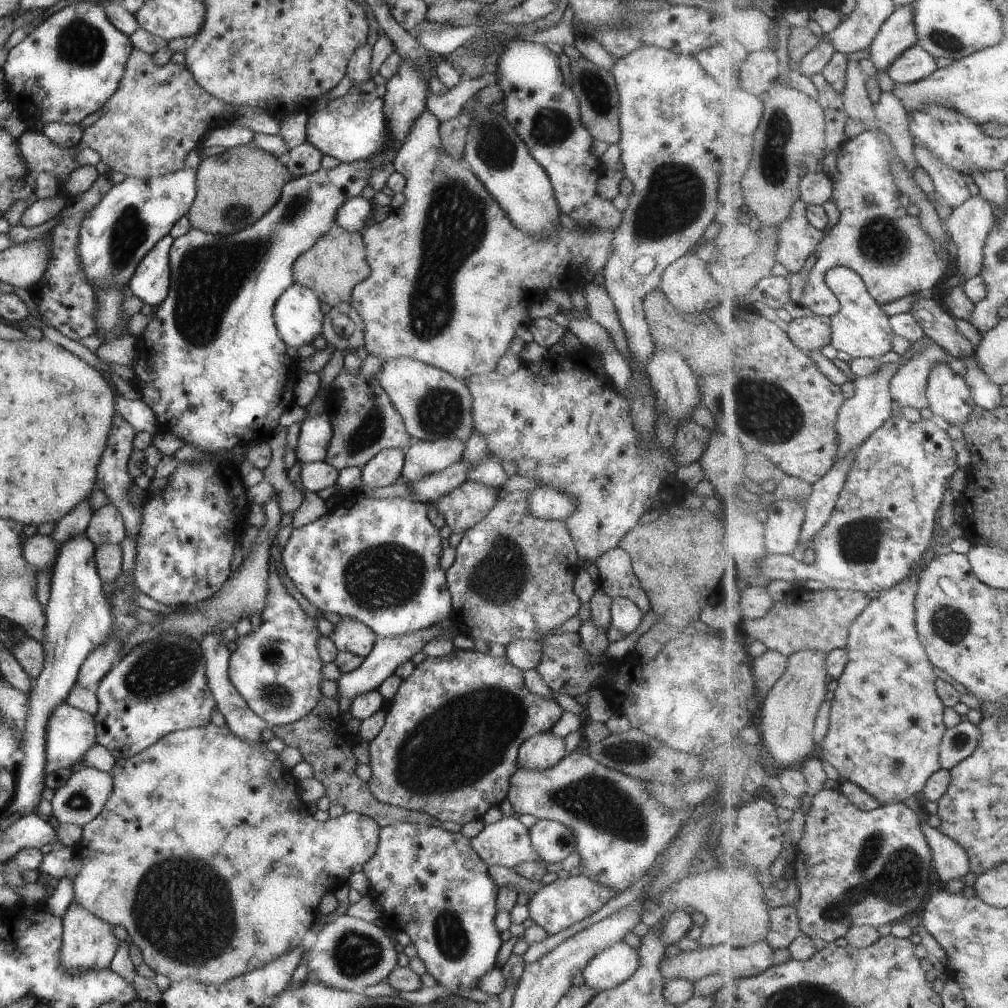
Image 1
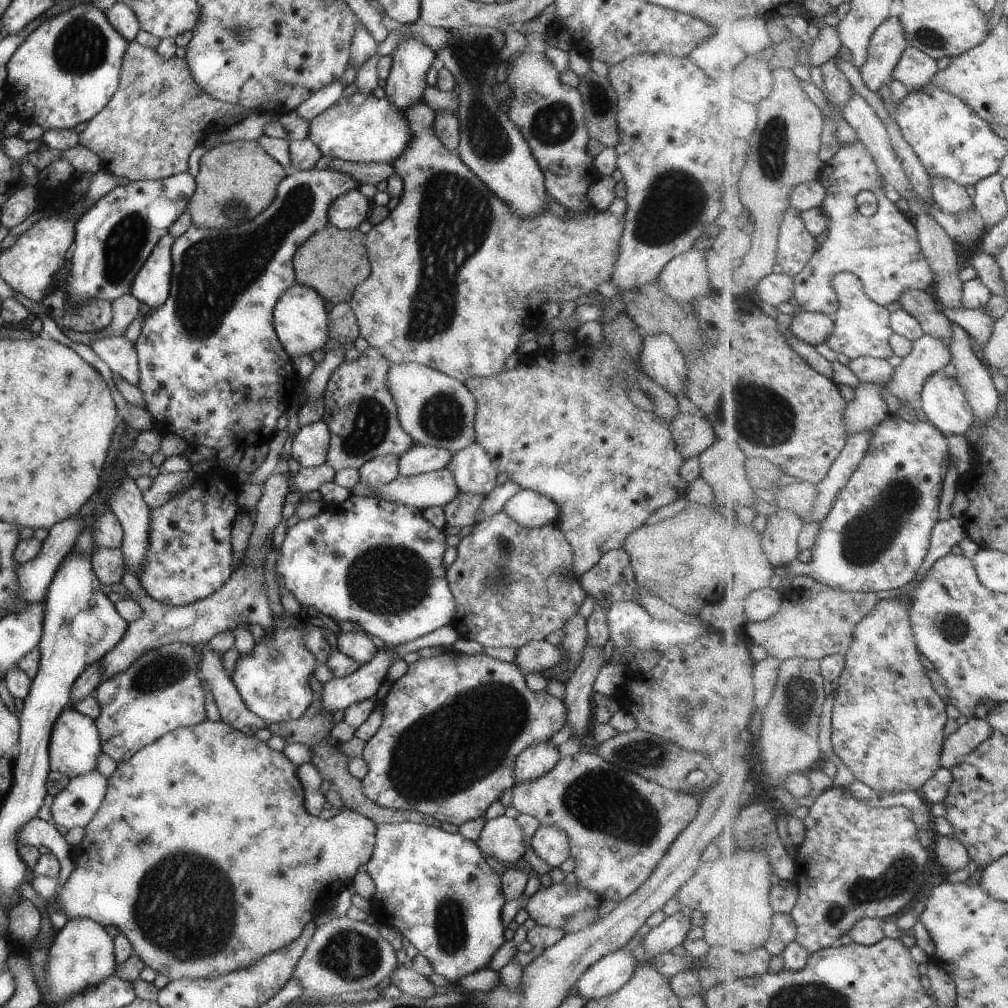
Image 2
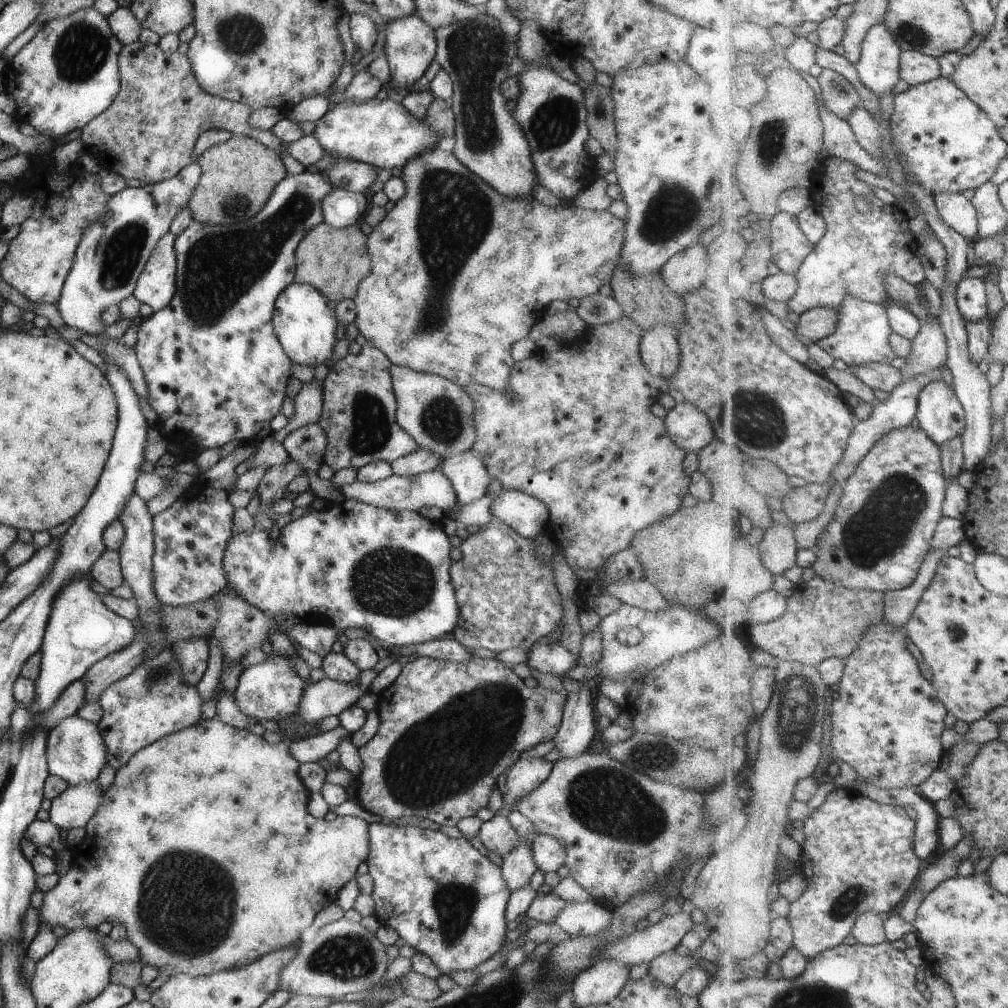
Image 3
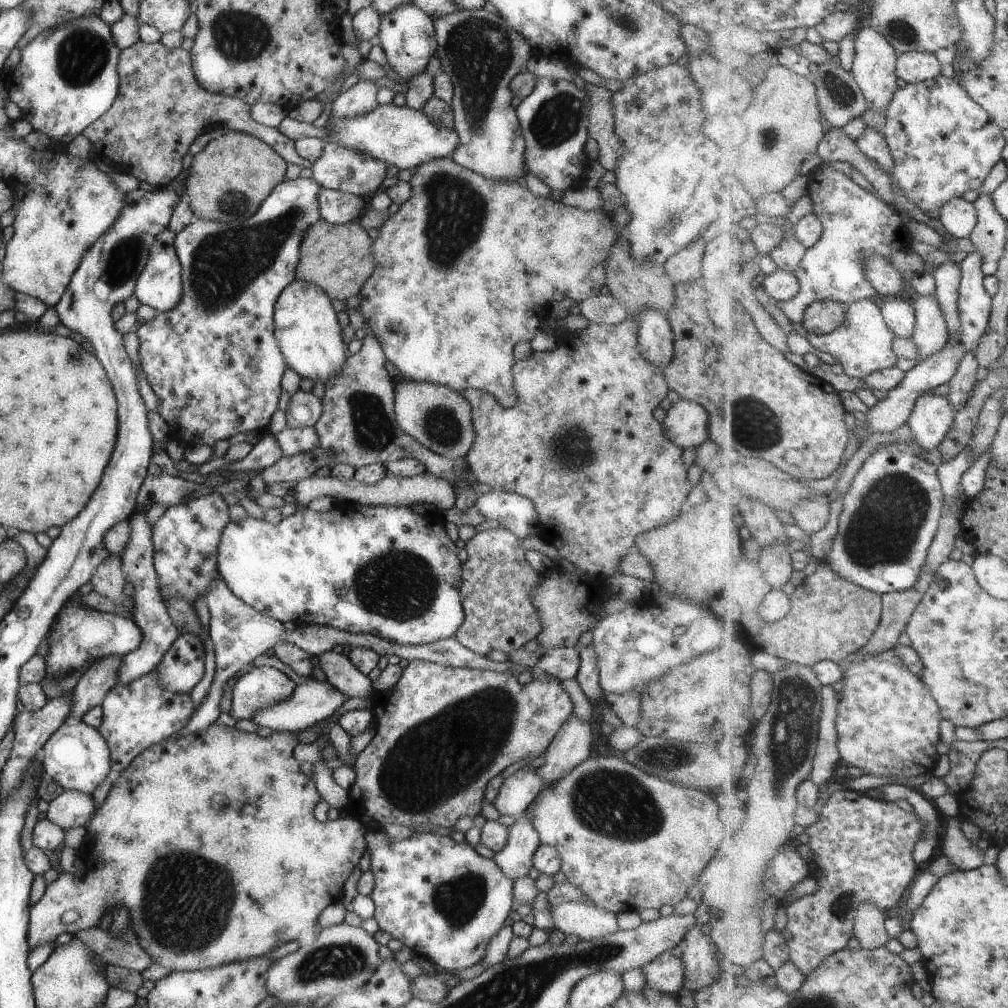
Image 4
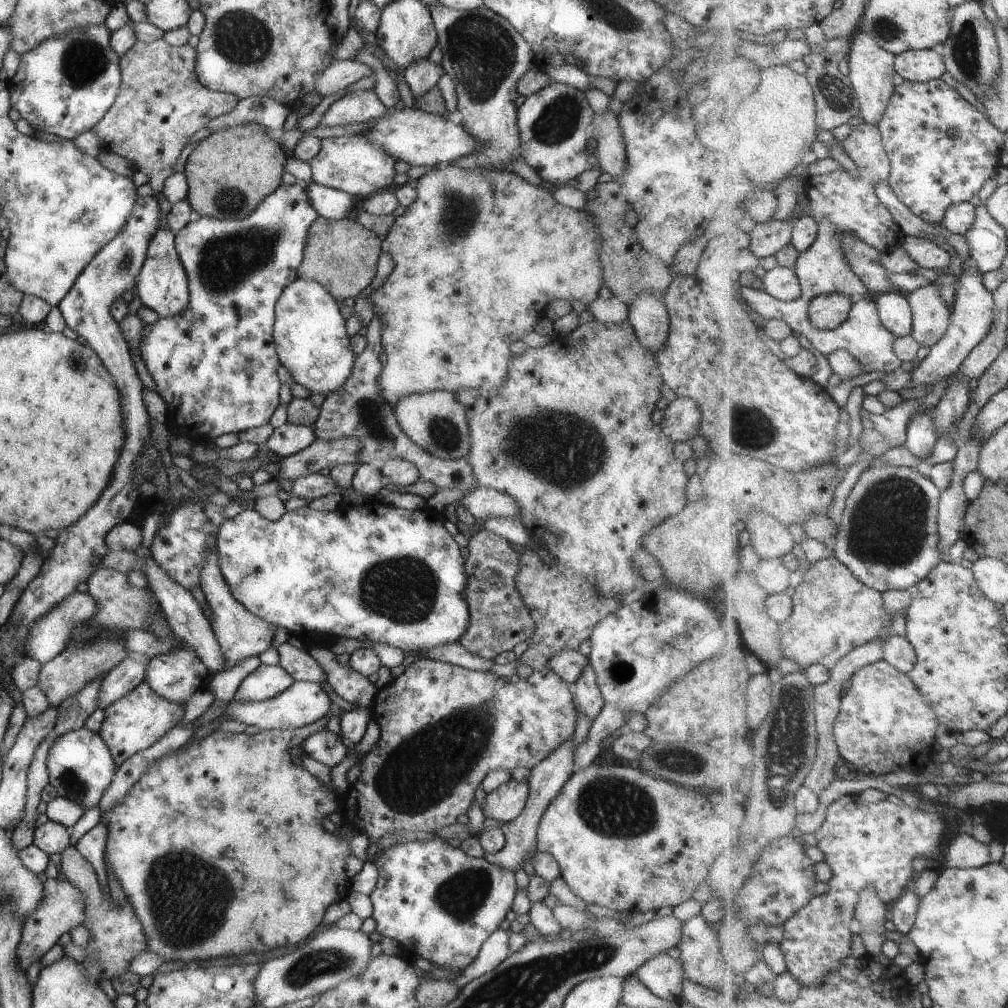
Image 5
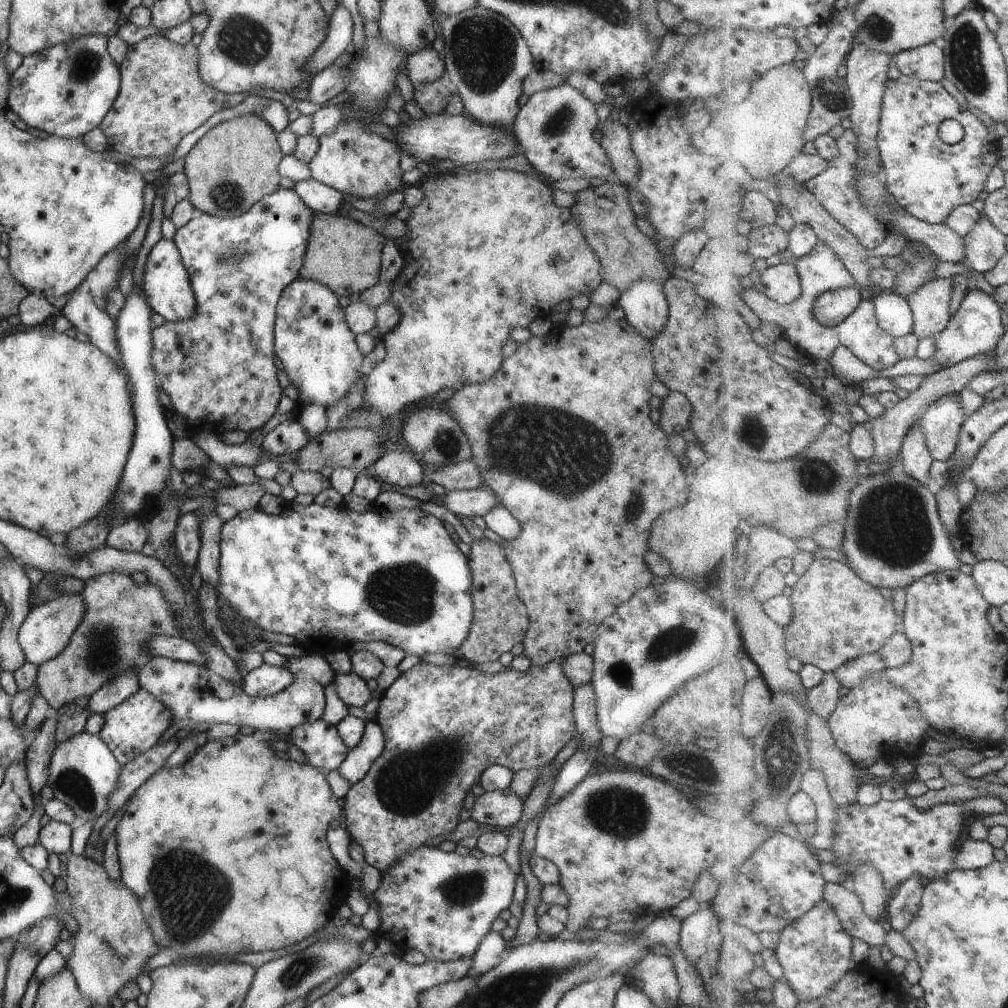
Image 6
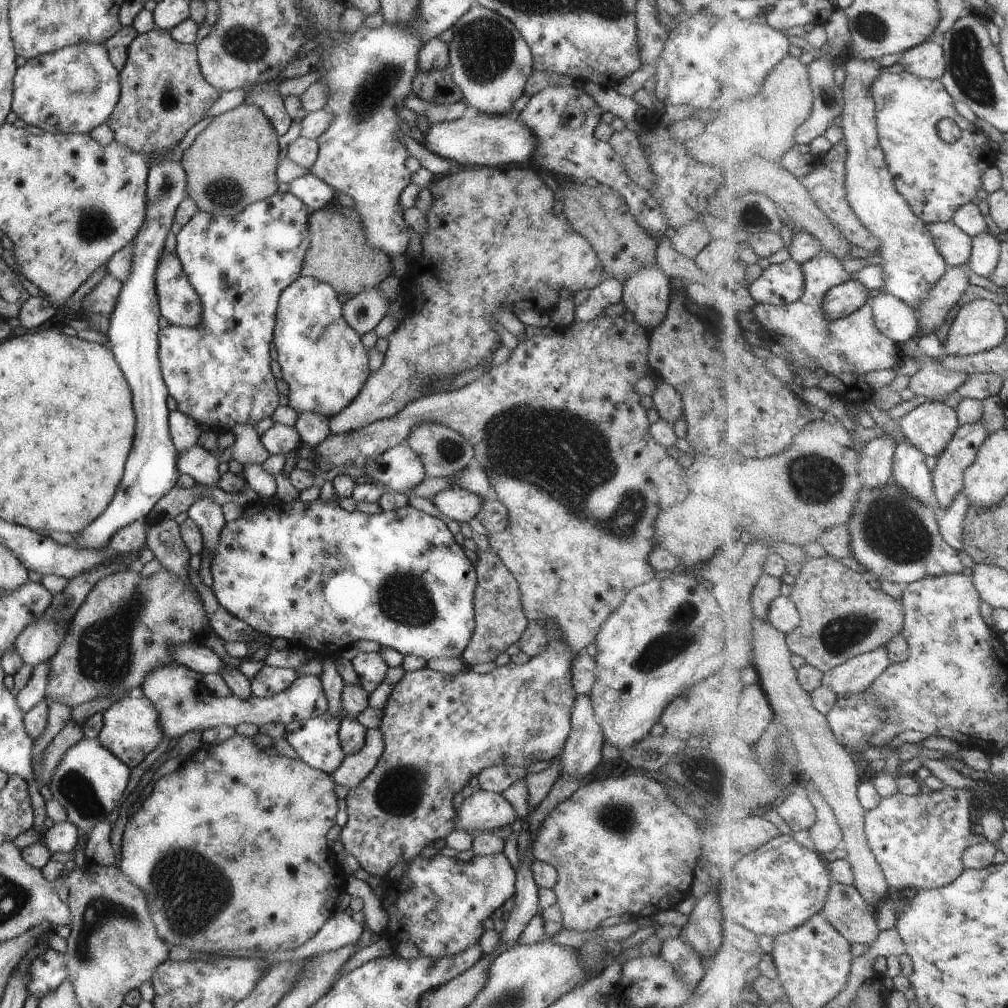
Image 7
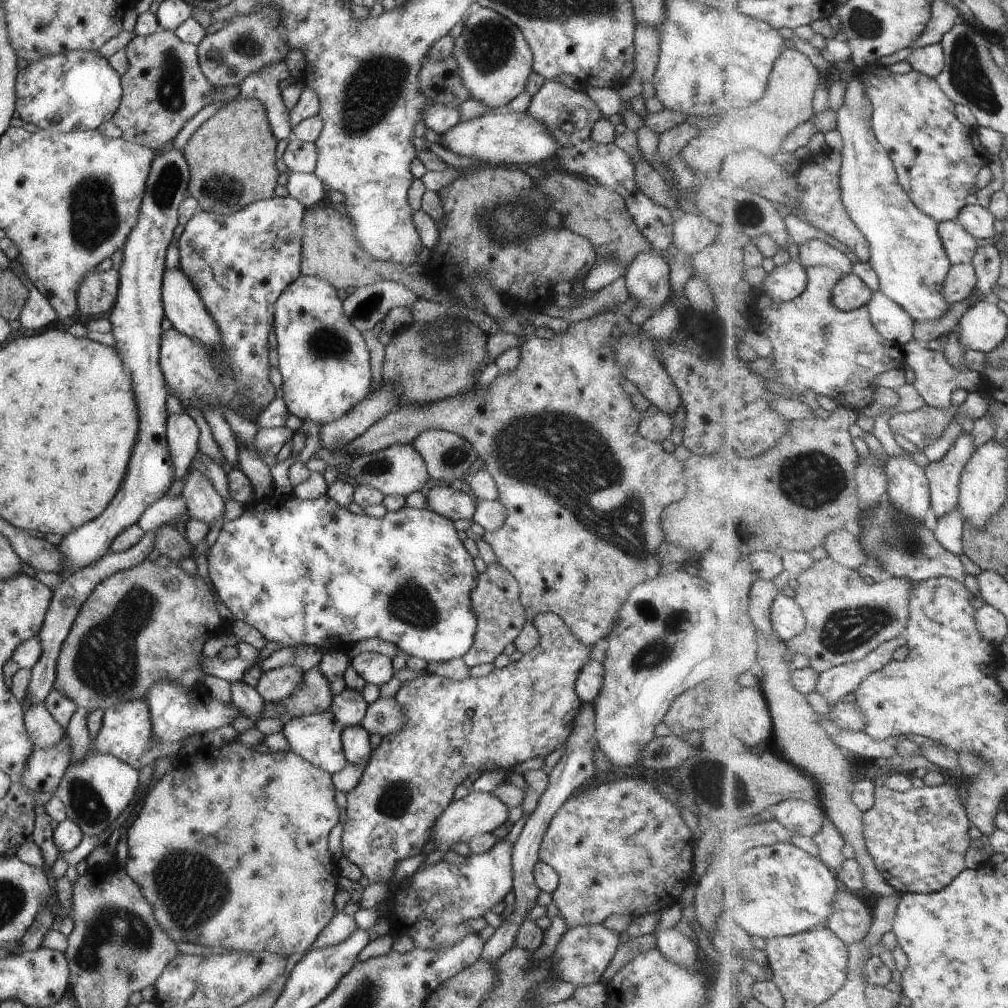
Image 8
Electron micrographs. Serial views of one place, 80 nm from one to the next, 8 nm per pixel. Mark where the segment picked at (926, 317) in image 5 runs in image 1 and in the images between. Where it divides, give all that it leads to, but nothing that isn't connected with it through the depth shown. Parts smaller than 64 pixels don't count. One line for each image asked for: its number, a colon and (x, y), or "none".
1: (908, 387)
2: (929, 356)
3: (930, 349)
4: (931, 335)

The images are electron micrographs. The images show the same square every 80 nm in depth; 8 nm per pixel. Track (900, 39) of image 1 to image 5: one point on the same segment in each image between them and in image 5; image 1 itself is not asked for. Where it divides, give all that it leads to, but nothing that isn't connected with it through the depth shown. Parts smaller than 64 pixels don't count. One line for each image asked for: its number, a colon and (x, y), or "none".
2: (888, 43)
3: (879, 67)
4: (875, 68)
5: (872, 68)

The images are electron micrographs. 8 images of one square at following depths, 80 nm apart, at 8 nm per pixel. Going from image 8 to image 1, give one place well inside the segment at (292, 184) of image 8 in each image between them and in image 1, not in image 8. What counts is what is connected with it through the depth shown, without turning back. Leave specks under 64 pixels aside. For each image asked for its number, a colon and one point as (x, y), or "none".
1: (351, 215)
2: (348, 210)
3: (340, 208)
4: (336, 207)
5: (333, 204)
6: (320, 198)
7: (314, 193)

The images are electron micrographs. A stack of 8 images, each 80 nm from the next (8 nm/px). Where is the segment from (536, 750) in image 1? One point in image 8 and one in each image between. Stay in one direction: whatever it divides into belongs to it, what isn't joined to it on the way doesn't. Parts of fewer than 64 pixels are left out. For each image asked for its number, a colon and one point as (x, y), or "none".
2: (534, 761)
3: (525, 774)
4: (516, 791)
5: (503, 804)
6: (501, 808)
7: (482, 810)
8: (478, 812)

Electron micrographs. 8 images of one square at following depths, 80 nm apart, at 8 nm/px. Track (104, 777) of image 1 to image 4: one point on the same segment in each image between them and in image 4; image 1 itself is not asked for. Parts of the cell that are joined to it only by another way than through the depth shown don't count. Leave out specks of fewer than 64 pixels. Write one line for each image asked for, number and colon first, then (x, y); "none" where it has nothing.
2: (76, 804)
3: (75, 805)
4: (71, 808)

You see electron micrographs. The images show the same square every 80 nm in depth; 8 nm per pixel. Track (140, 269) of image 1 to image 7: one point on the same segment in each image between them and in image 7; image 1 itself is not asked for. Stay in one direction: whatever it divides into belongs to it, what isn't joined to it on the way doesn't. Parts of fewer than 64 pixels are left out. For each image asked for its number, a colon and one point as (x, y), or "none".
2: (150, 286)
3: (155, 286)
4: (158, 285)
5: (161, 284)
6: (165, 283)
7: (177, 301)

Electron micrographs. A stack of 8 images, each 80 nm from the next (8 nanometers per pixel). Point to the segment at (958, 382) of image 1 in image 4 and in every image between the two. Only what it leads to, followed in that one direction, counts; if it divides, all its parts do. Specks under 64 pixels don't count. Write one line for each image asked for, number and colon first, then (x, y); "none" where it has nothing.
2: (943, 402)
3: (940, 415)
4: (933, 416)

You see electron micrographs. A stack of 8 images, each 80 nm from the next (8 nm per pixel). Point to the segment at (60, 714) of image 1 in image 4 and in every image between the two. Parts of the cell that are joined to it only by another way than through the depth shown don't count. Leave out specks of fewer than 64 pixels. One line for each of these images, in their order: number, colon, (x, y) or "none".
2: (74, 745)
3: (74, 751)
4: (75, 756)

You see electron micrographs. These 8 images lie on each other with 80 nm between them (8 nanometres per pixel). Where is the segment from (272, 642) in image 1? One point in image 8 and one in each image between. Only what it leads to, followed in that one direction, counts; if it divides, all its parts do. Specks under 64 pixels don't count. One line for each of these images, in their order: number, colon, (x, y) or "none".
2: (272, 681)
3: (271, 689)
4: (259, 687)
5: (266, 681)
6: (265, 680)
7: (269, 680)
8: (275, 684)

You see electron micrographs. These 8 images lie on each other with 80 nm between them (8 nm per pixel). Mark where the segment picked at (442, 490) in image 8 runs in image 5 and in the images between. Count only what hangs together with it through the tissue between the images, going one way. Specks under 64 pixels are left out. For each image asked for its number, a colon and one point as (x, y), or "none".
5: (481, 502)
6: (472, 502)
7: (457, 504)

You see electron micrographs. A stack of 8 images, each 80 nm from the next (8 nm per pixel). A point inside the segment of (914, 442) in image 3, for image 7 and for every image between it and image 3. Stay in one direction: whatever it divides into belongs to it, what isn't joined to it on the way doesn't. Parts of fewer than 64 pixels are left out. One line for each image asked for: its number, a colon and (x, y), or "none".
4: (892, 511)
5: (889, 537)
6: (894, 536)
7: (895, 536)

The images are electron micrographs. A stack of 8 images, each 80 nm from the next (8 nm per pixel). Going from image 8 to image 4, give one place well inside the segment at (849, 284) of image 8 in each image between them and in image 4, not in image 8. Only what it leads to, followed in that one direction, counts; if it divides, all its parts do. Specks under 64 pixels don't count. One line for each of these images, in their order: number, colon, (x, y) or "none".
4: (823, 317)
5: (827, 312)
6: (832, 308)
7: (841, 301)

